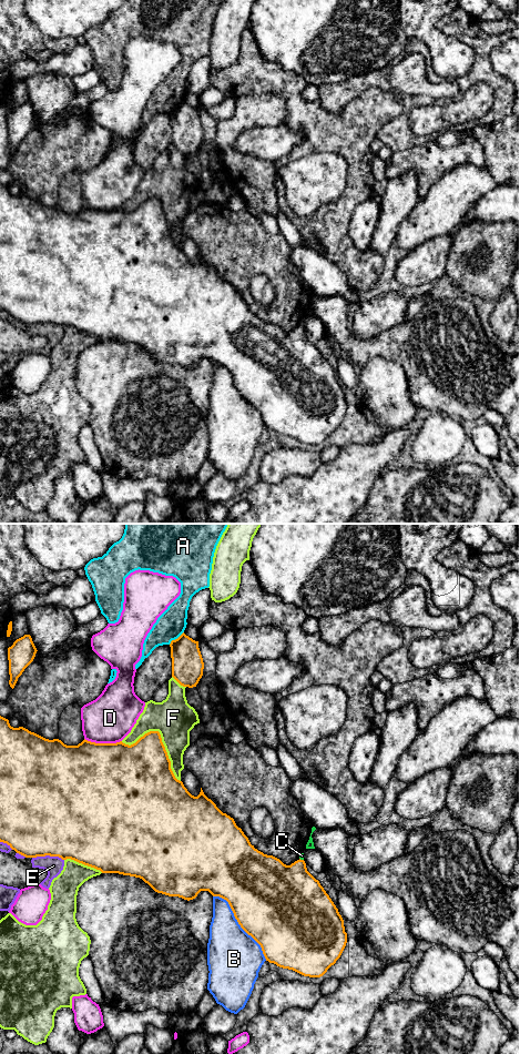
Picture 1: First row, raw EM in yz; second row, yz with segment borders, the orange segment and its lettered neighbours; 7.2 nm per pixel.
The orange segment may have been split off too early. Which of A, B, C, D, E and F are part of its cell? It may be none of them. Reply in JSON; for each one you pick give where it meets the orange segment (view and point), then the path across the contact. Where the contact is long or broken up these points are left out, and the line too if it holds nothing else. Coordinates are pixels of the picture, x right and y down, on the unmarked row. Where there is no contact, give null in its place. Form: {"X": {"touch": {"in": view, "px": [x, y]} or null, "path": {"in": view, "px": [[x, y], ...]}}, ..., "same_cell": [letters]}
{"C": {"touch": {"in": "yz", "px": [302, 327]}, "path": {"in": "yz", "px": [[289, 360], [302, 327], [302, 323]]}}, "same_cell": ["C"]}

